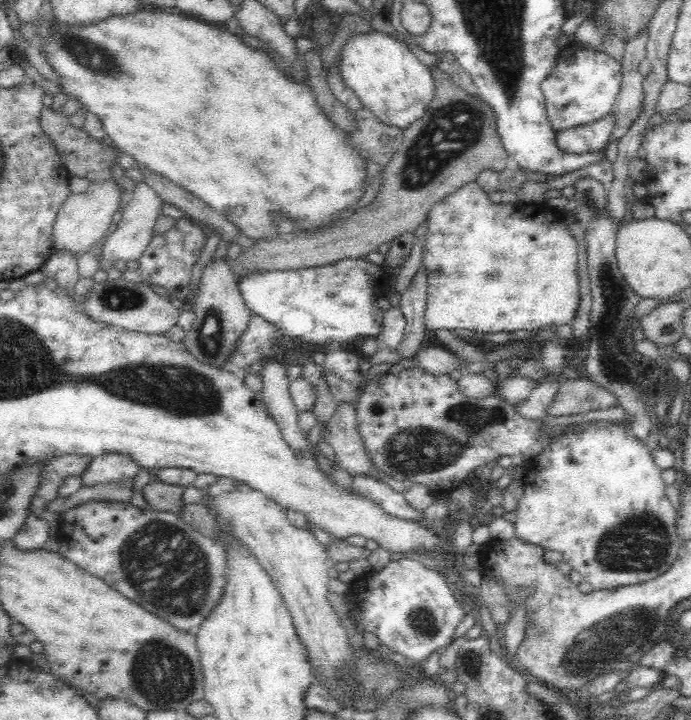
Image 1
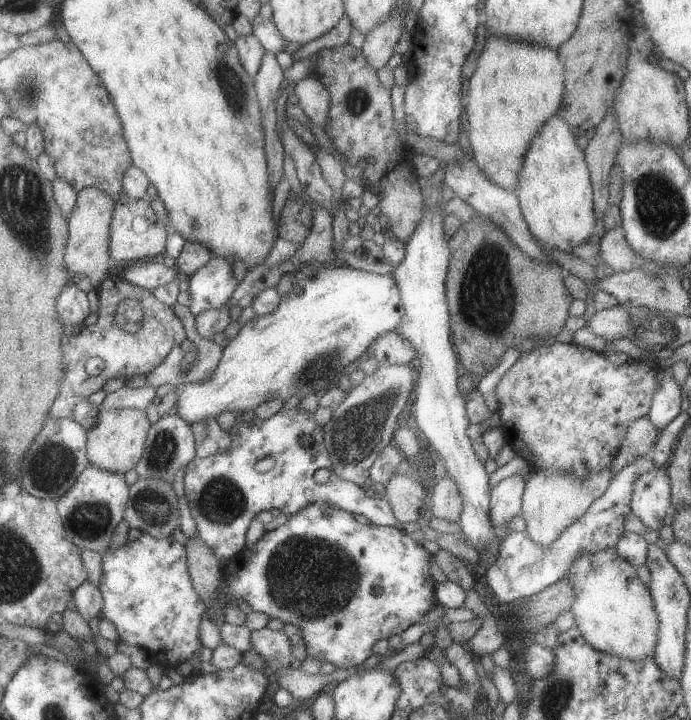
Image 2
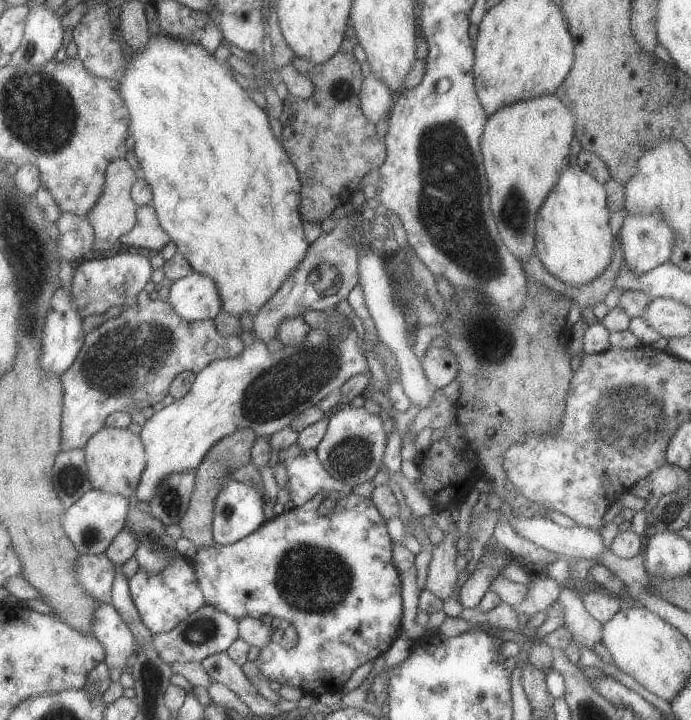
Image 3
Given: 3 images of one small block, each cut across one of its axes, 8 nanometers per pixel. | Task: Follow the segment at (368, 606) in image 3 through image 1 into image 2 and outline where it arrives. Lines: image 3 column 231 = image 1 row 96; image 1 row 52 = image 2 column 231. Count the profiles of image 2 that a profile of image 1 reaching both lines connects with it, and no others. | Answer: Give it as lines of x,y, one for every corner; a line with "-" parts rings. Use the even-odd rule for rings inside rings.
317,501
292,514
281,526
271,531
265,531
255,543
244,545
236,558
227,560
225,566
221,567
221,583
218,584
216,590
217,603
211,605
210,608
219,609
224,614
227,605
237,606
241,601
246,602
251,611
263,613
269,619
279,619
281,622
298,628
305,645
306,656
311,656
321,663
330,662
337,669
352,669
372,654
374,642
379,639
388,639
393,635
400,635
409,625
417,623
429,608
435,607
437,602
434,595
433,578
429,575
429,556
427,550
416,544
410,535
401,529
369,523
361,524
355,521
350,512
337,508
337,505

